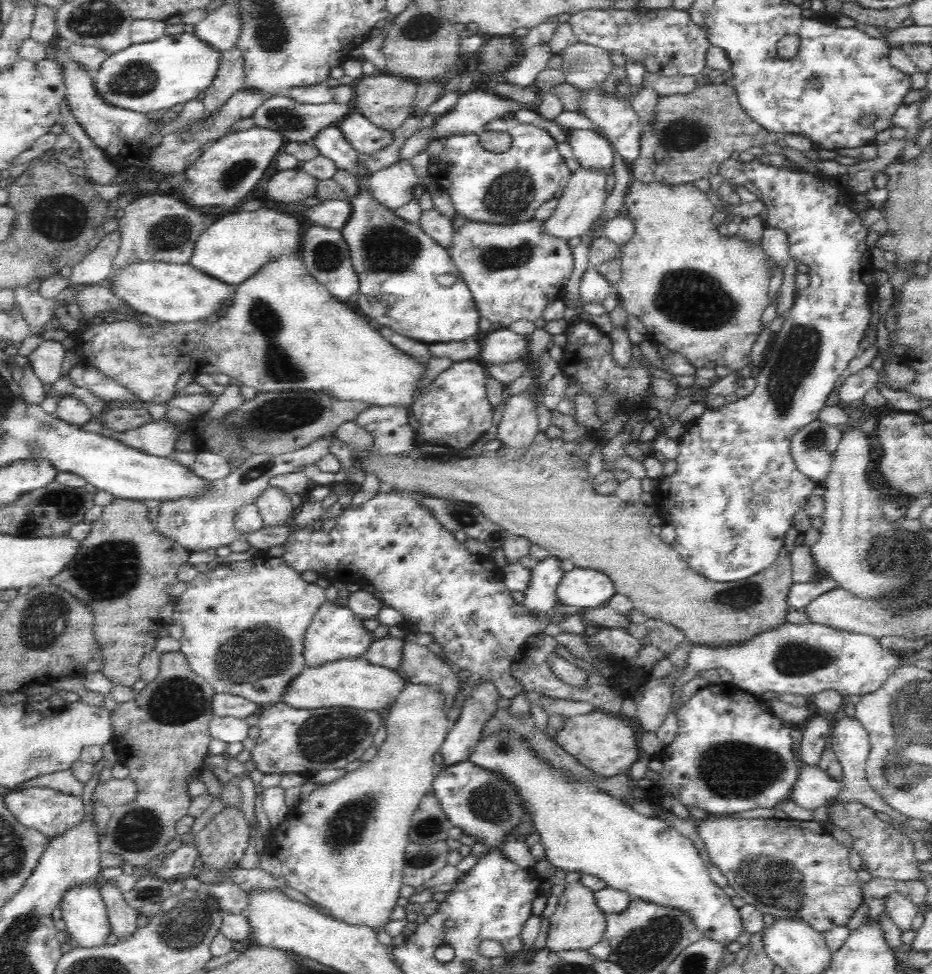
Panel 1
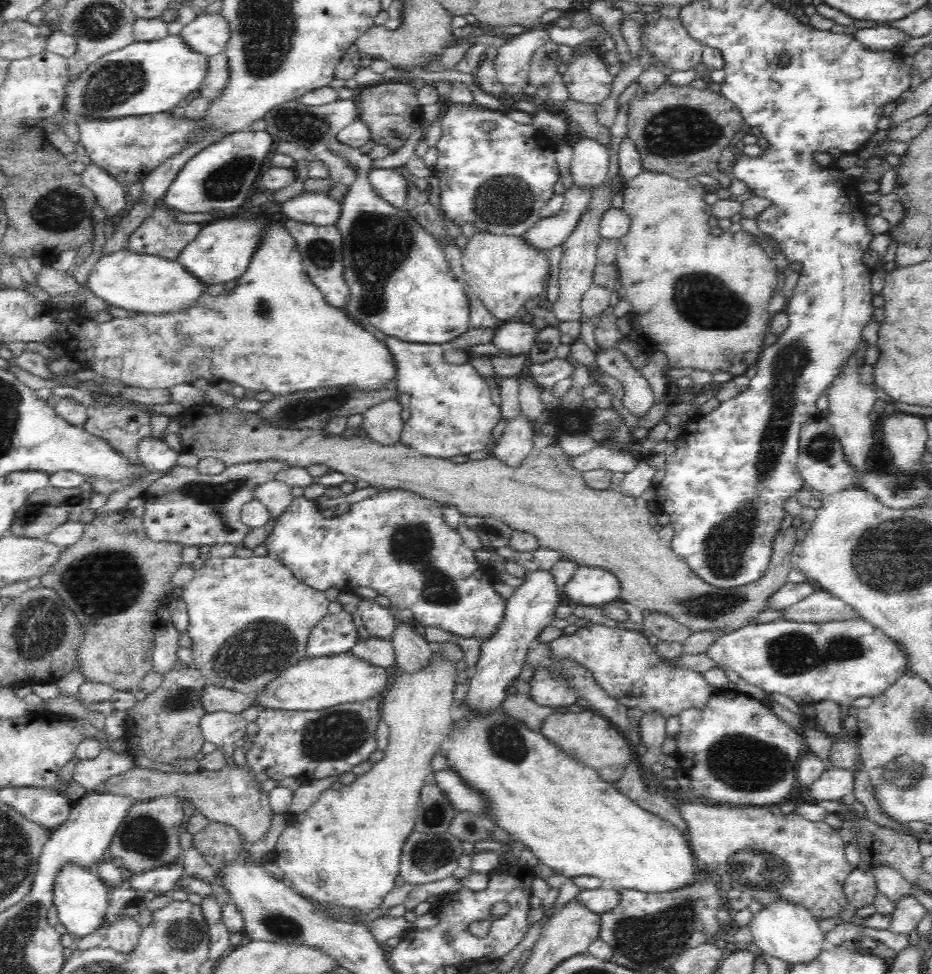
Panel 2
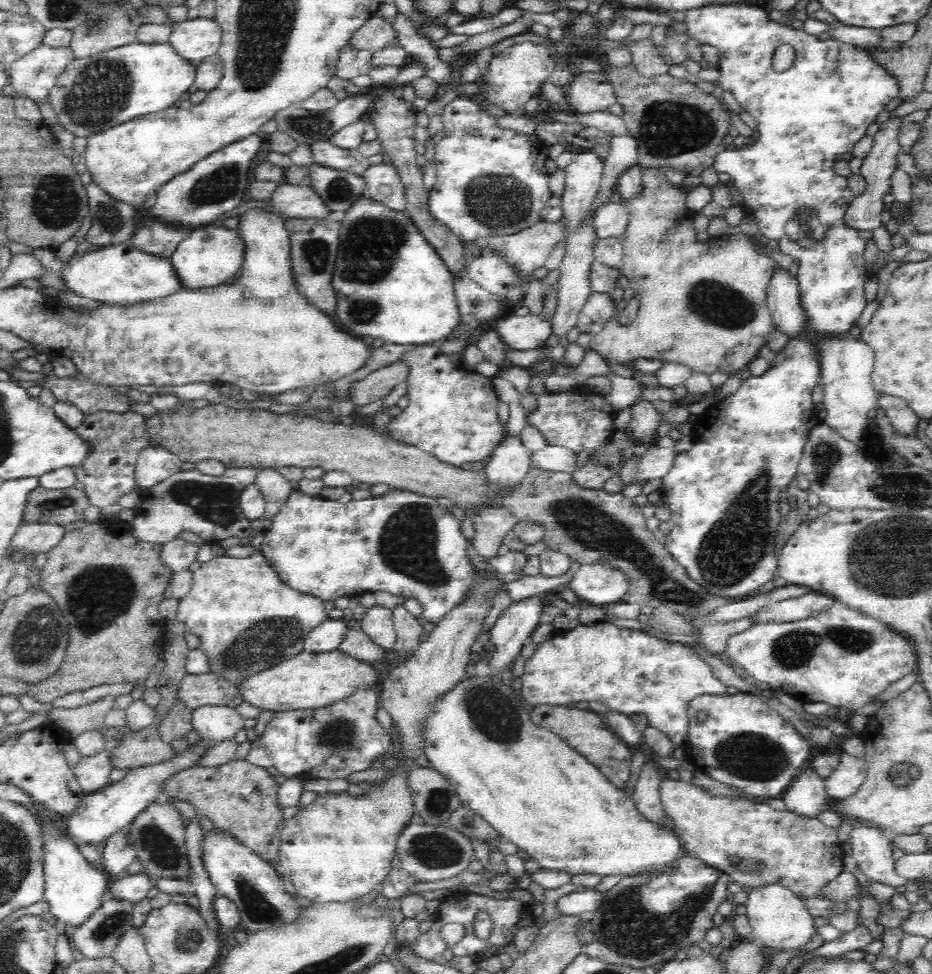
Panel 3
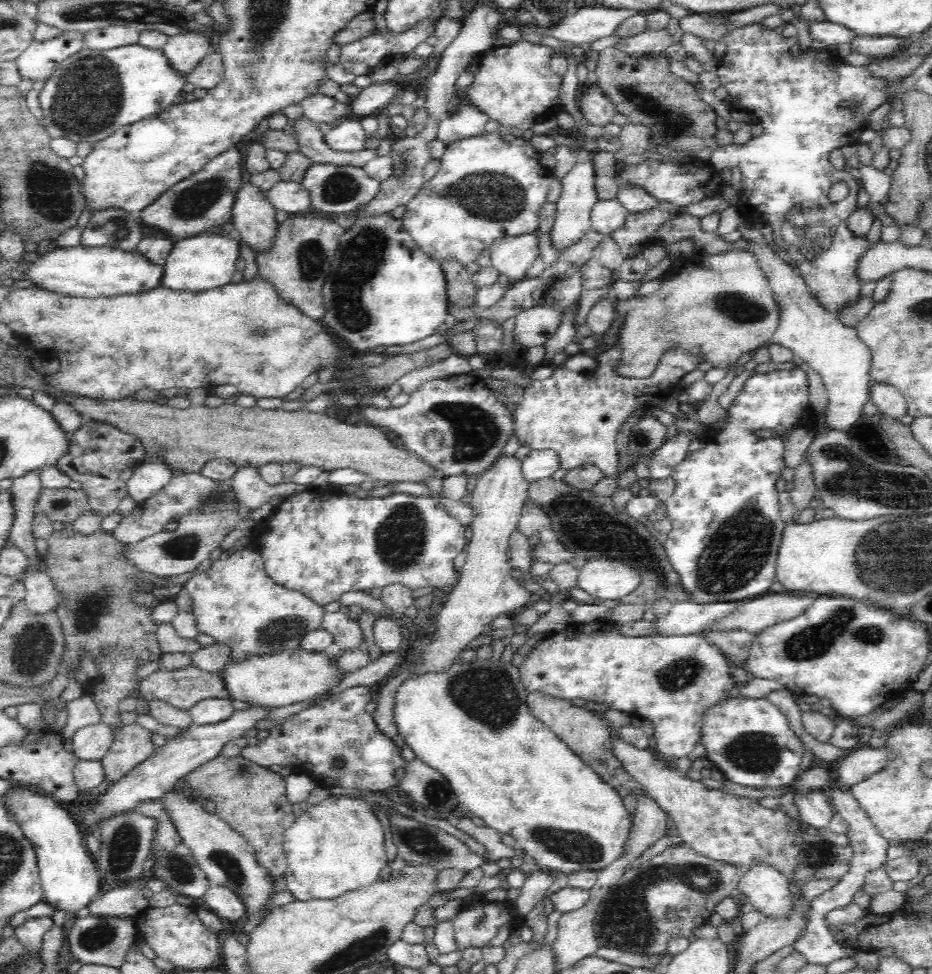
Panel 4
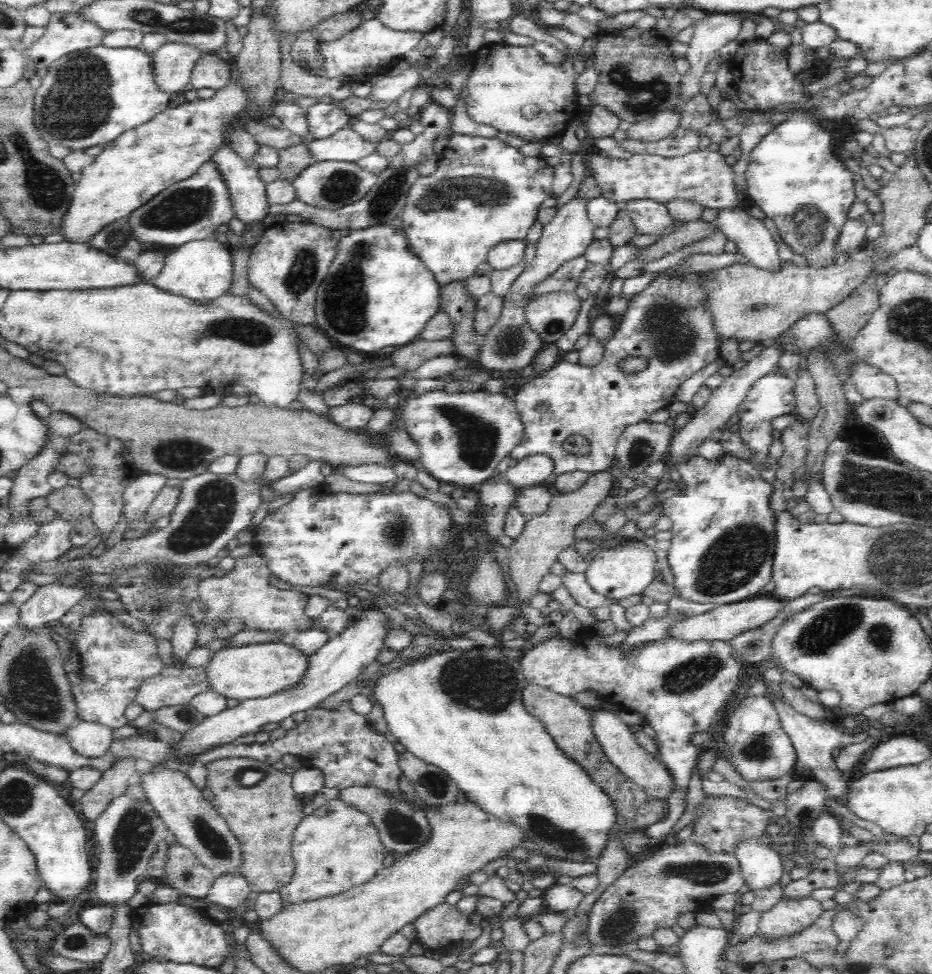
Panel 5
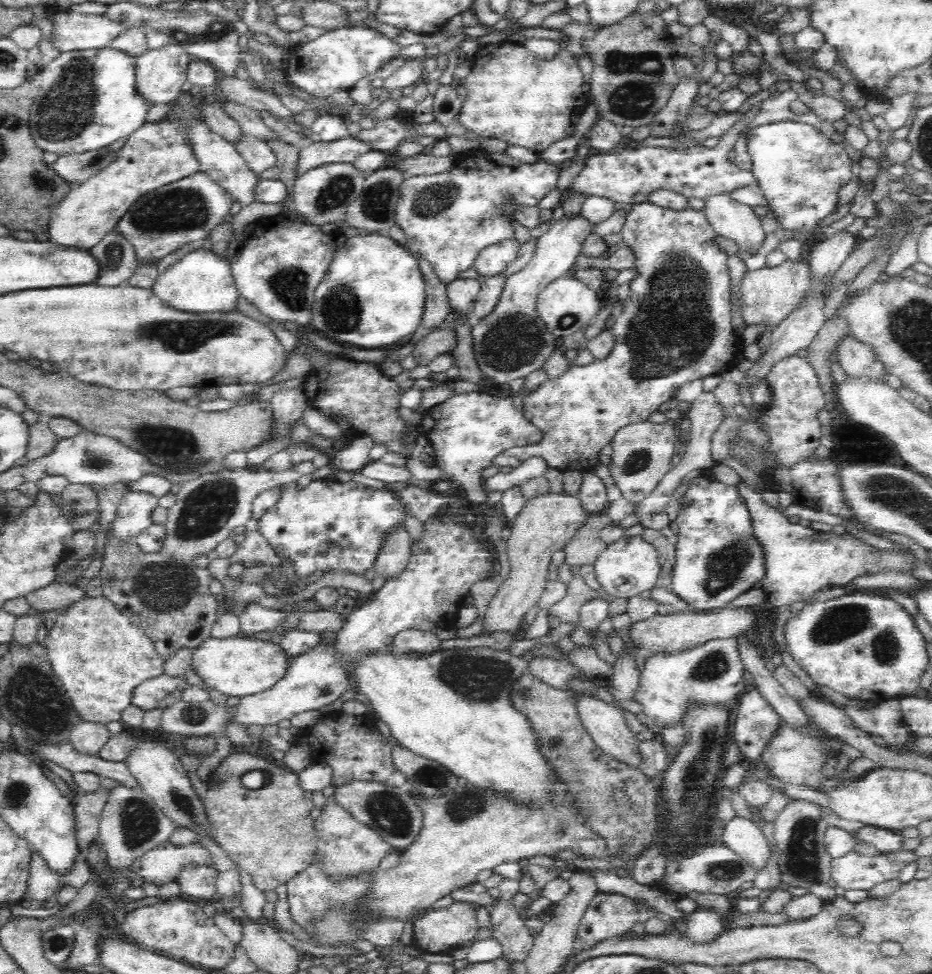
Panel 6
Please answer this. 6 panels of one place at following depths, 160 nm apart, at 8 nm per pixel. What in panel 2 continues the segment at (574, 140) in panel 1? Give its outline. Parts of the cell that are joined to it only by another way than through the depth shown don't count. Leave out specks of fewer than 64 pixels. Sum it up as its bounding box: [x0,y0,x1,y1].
[570,138,609,186]

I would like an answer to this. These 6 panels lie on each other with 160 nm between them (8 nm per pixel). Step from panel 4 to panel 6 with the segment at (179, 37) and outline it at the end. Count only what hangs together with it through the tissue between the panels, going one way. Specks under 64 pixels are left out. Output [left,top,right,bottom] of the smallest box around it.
[136,44,194,105]

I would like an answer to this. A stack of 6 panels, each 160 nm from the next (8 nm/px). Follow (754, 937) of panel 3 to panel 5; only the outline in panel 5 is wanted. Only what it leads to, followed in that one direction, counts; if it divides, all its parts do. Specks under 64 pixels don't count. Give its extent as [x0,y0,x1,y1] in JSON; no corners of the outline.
[735,840,786,892]

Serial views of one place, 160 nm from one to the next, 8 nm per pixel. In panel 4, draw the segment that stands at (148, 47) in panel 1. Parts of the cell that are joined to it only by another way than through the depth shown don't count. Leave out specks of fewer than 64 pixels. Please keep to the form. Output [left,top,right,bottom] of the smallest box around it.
[39,43,187,146]

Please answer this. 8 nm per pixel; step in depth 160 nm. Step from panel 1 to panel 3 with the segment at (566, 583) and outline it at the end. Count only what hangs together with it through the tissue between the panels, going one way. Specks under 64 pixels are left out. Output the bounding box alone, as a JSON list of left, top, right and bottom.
[569,564,629,608]

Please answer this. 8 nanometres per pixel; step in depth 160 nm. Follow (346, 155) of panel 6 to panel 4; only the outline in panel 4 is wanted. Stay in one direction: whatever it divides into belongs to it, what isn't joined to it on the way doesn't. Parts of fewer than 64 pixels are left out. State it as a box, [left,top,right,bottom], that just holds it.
[325,119,367,152]

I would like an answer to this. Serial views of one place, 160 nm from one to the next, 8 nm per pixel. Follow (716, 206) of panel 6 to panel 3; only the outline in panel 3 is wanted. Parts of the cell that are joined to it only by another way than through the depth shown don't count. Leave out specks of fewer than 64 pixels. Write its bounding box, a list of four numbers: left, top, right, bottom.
[766,269,878,447]

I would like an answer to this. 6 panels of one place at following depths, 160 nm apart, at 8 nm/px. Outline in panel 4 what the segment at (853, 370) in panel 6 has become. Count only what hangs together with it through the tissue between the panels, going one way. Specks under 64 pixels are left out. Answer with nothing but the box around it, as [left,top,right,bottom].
[870,382,907,421]

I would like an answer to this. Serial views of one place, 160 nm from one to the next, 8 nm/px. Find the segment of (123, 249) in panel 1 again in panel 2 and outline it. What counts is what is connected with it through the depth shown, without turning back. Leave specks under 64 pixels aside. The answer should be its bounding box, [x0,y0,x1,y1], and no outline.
[127,202,200,261]

